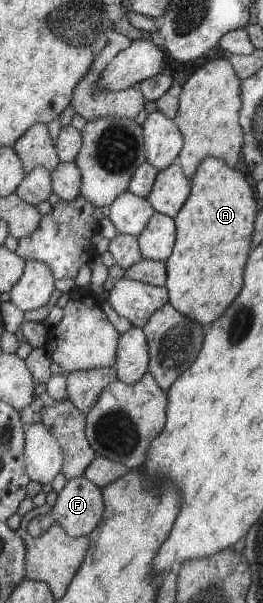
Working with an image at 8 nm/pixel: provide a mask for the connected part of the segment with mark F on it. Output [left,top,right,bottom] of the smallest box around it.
[49,477,104,536]

